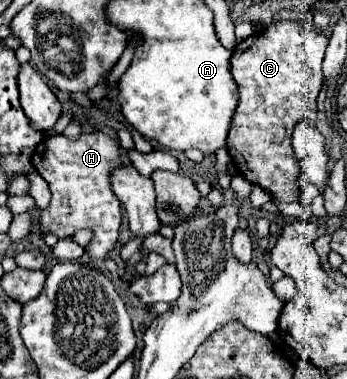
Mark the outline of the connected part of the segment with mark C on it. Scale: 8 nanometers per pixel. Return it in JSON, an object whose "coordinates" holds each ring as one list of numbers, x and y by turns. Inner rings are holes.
{"coordinates":[[276,20,256,34,238,42,230,58,240,104,230,126,228,152,236,170,264,188,276,204,296,202,302,166,292,146,292,132,298,122,316,120,316,98,324,82,322,60,330,34,320,28,308,30,294,20]]}

